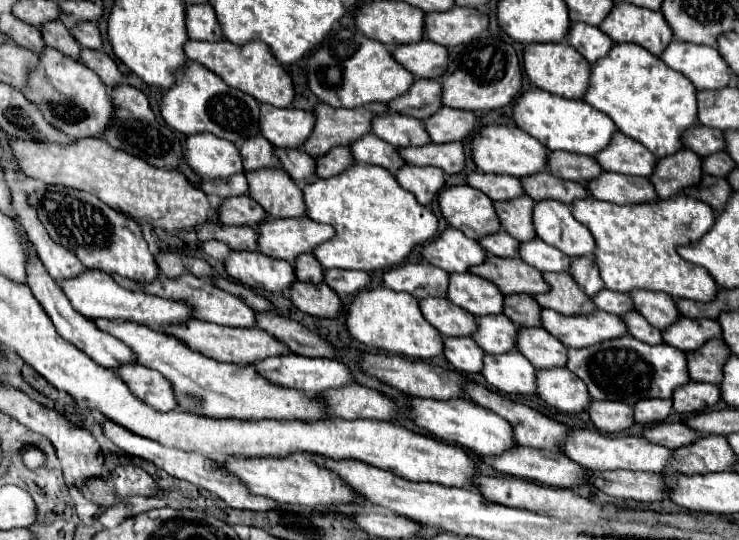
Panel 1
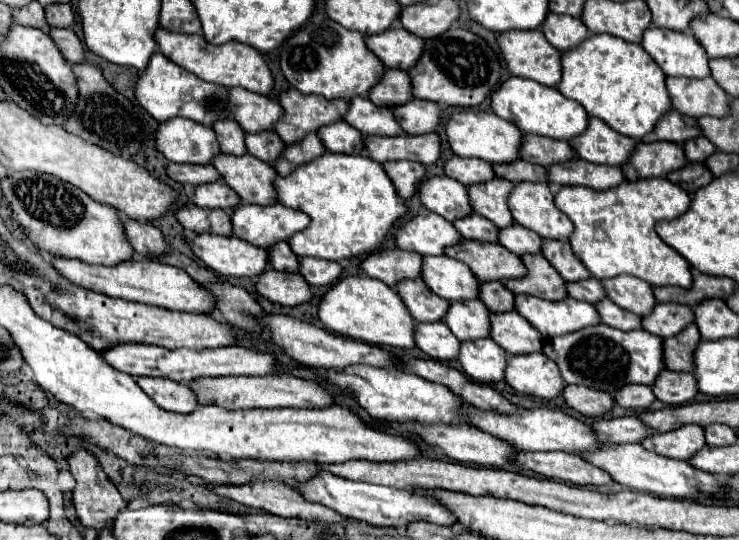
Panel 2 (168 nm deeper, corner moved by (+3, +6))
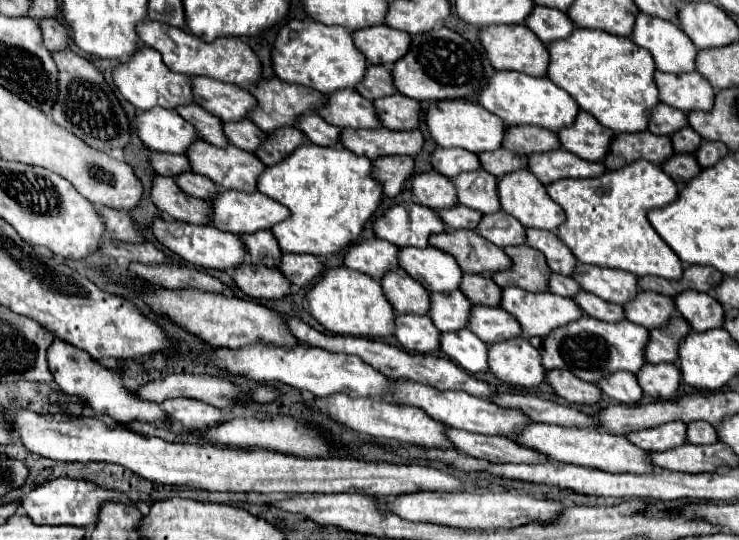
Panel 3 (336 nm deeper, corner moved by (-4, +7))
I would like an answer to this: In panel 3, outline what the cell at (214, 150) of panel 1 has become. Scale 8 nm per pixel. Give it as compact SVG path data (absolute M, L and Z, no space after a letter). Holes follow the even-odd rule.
M153 107L149 111L137 111L135 133L147 149L163 153L185 153L187 147L197 139L191 123L181 119L177 111Z

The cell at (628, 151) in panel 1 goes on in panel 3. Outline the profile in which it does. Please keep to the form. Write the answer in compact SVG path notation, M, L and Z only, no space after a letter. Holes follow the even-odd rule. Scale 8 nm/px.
M585 111L577 113L573 127L565 127L565 131L557 131L561 145L585 161L603 161L603 157L609 151L609 143L613 135L615 135L613 131L601 127L601 123L597 123L597 119L593 119L593 115Z

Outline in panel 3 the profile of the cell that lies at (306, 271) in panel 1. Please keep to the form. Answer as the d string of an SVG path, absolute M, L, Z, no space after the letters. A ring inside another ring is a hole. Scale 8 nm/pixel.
M255 231L253 235L239 235L245 243L245 251L253 265L277 267L281 259L281 249L271 231Z

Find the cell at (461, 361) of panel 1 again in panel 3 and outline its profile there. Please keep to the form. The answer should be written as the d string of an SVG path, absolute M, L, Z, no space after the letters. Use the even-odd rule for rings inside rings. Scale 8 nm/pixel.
M395 315L395 339L415 353L433 353L439 349L437 327L427 315Z

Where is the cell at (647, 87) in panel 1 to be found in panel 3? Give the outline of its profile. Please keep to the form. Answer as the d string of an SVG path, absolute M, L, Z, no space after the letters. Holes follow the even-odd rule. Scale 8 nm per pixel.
M573 29L573 33L561 41L547 43L549 51L549 67L547 77L561 89L565 89L577 105L591 113L603 127L615 133L635 133L645 131L651 107L659 103L659 91L653 83L655 63L649 51L639 49L629 37L617 37L601 29Z

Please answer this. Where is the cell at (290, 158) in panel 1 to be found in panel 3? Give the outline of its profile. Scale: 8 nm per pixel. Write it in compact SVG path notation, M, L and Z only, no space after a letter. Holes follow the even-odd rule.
M243 119L241 123L223 123L223 133L231 145L243 151L255 151L267 139L267 133L249 119Z

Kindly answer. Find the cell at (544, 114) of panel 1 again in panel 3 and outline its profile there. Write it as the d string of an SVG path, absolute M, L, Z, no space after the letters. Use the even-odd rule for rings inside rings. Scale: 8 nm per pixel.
M497 71L477 93L477 103L509 125L539 125L559 131L573 123L579 107L567 91L561 91L549 77L529 77L519 71Z

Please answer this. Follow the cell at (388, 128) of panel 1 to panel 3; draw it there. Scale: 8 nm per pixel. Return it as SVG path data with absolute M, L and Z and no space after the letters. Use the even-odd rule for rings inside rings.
M353 89L345 91L333 91L329 95L329 103L321 107L321 111L315 111L319 117L323 117L329 125L335 127L351 127L351 129L375 129L381 127L375 107L371 101L361 97Z

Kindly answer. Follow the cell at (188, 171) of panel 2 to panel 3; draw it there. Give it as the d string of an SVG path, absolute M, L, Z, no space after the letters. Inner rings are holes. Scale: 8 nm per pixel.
M151 153L149 163L157 175L175 177L177 173L189 171L189 163L185 155L169 155L169 153Z

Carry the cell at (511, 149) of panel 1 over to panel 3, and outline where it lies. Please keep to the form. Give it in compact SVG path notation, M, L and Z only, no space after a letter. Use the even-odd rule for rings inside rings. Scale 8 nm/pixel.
M453 99L453 101L441 101L433 103L425 111L425 125L431 133L431 139L441 147L461 147L471 153L481 151L495 151L501 147L505 125L495 115L489 115L481 105L465 99Z

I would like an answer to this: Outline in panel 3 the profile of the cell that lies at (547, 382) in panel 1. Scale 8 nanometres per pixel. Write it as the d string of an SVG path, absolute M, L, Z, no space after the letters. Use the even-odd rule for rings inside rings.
M521 337L489 345L489 371L501 381L519 387L535 387L545 379L539 351Z

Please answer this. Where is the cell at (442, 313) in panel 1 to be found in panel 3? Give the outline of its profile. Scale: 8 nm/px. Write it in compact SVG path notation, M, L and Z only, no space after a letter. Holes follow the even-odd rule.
M401 267L389 269L381 277L381 287L397 313L427 313L429 311L429 291L417 283L413 277L405 275Z

